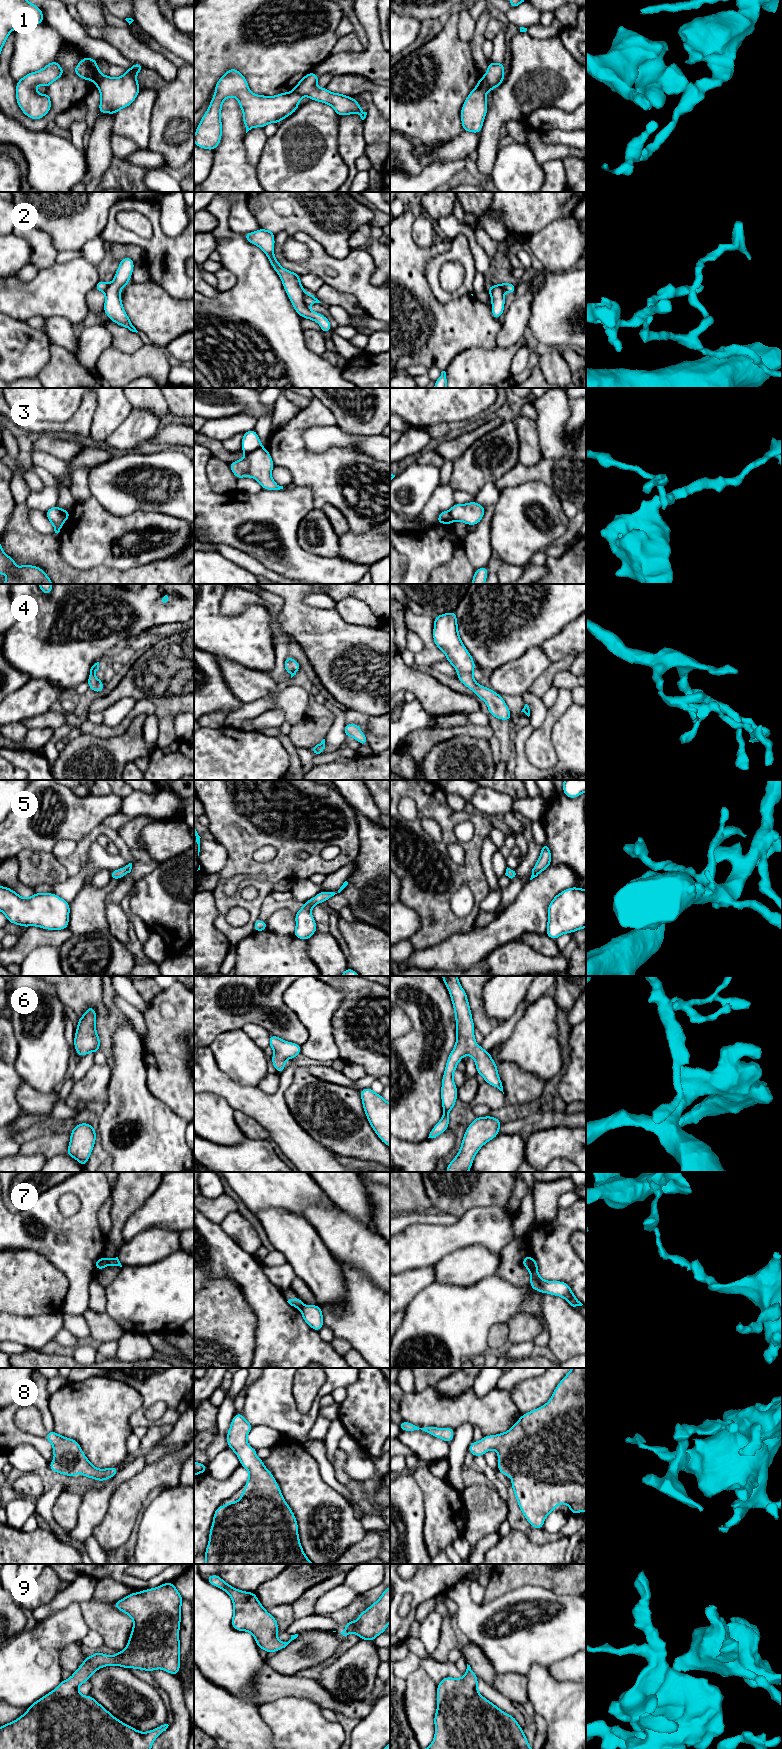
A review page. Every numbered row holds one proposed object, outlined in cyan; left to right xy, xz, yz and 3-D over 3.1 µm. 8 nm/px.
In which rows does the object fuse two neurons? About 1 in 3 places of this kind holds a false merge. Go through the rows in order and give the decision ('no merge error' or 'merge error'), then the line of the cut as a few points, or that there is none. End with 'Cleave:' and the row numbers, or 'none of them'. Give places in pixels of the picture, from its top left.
1: merge error; cut in yz along (483, 76), (491, 89)
2: merge error; cut in xz along (305, 293), (303, 302), (306, 306)
3: merge error; cut in xz along (261, 446), (246, 454)
4: no merge error; no cut
5: no merge error; no cut
6: no merge error; no cut
7: merge error; cut in xy along (105, 1258), (107, 1264)
8: no merge error; no cut
9: no merge error; no cut
Cleave: 1, 2, 3, 7

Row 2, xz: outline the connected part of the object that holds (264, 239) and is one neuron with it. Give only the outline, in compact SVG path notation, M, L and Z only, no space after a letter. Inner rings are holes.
M260 228L256 232L244 233L246 240L258 246L267 255L271 266L281 278L284 289L295 309L301 318L307 318L320 324L321 331L326 333L332 329L330 321L318 312L309 310L304 303L304 295L306 291L303 289L300 282L300 275L284 269L277 261L274 255L274 240L275 233Z

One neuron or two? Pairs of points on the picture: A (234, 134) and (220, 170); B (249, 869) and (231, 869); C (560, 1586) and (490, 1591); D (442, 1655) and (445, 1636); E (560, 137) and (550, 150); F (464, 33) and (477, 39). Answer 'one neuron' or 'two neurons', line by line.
A: one neuron
B: one neuron
C: one neuron
D: one neuron
E: two neurons
F: two neurons

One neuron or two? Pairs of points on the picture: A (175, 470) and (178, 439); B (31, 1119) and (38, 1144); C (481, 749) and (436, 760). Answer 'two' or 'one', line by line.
A: two
B: two
C: one

